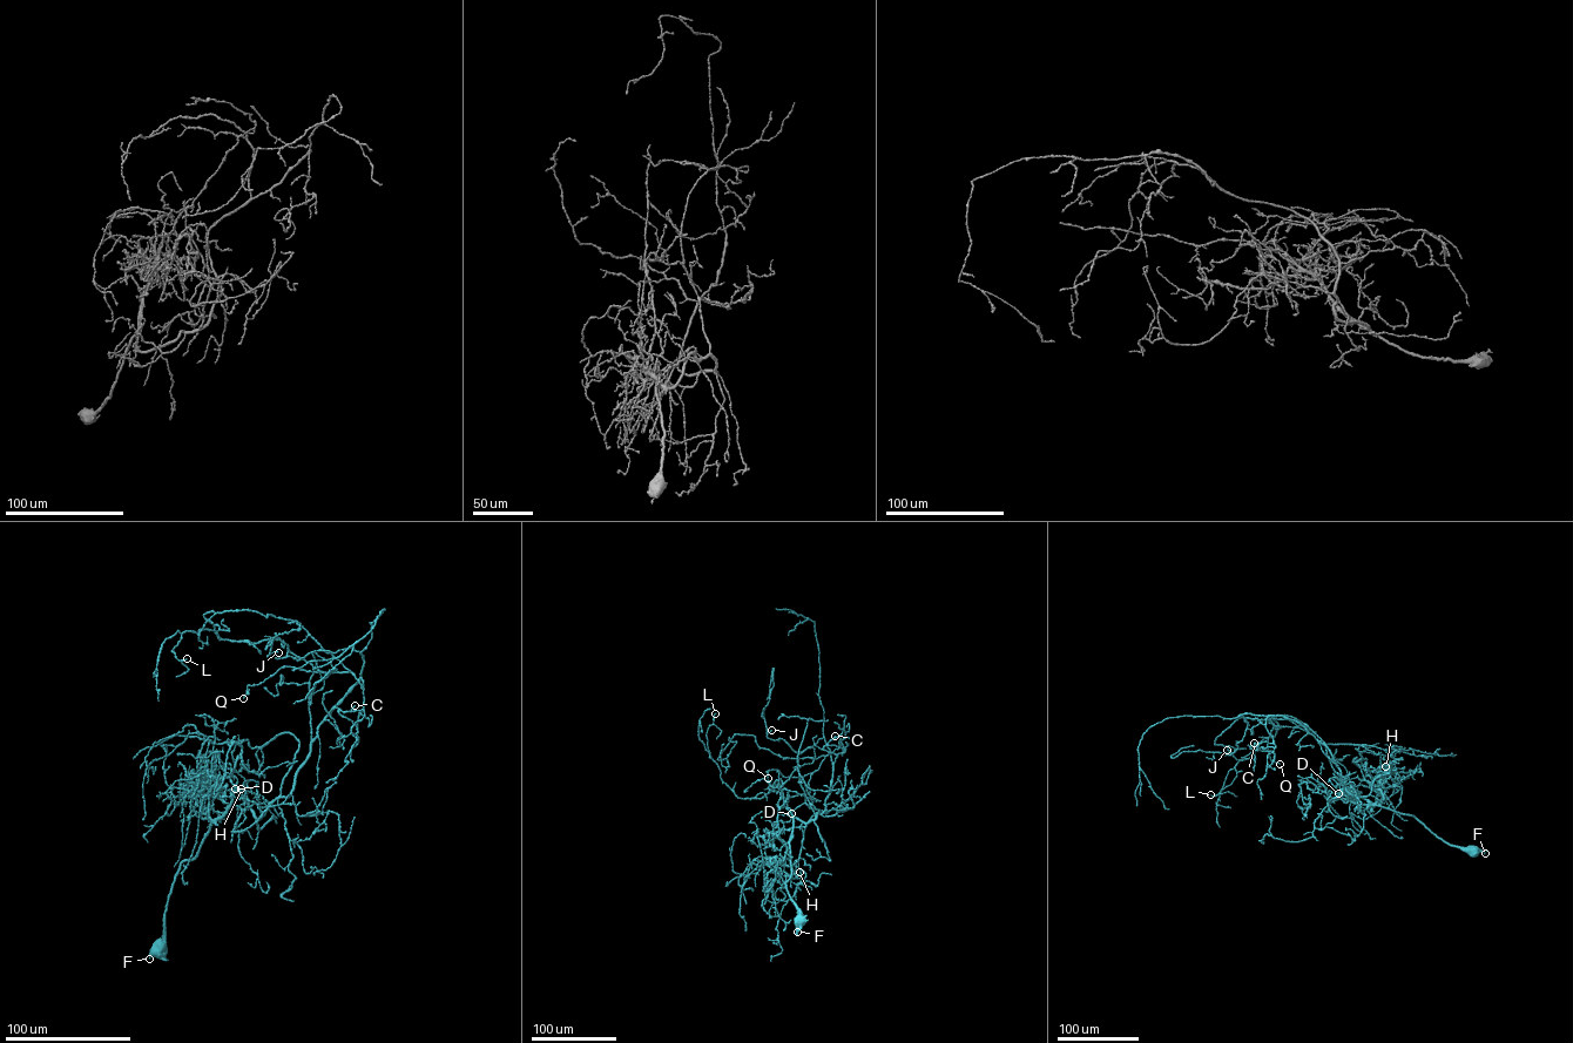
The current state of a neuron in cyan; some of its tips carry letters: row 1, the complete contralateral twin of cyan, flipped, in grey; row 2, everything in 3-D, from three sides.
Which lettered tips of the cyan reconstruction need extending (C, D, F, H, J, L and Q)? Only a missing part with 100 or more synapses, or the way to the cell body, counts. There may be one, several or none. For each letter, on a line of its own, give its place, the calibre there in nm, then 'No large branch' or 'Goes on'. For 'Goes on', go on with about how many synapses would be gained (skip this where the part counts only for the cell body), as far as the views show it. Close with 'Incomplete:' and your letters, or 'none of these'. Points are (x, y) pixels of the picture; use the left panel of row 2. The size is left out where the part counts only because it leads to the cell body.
C: Place: (355, 705). Thickness 200 nm. No large branch
D: Place: (235, 788). Thickness 320 nm. No large branch
F: Place: (149, 959). Thickness 300 nm. No large branch
H: Place: (241, 788). Thickness 320 nm. No large branch
J: Place: (278, 652). Thickness 420 nm. No large branch
L: Place: (187, 658). Thickness 320 nm. No large branch
Q: Place: (243, 698). Thickness 240 nm. No large branch
Incomplete: none of these

